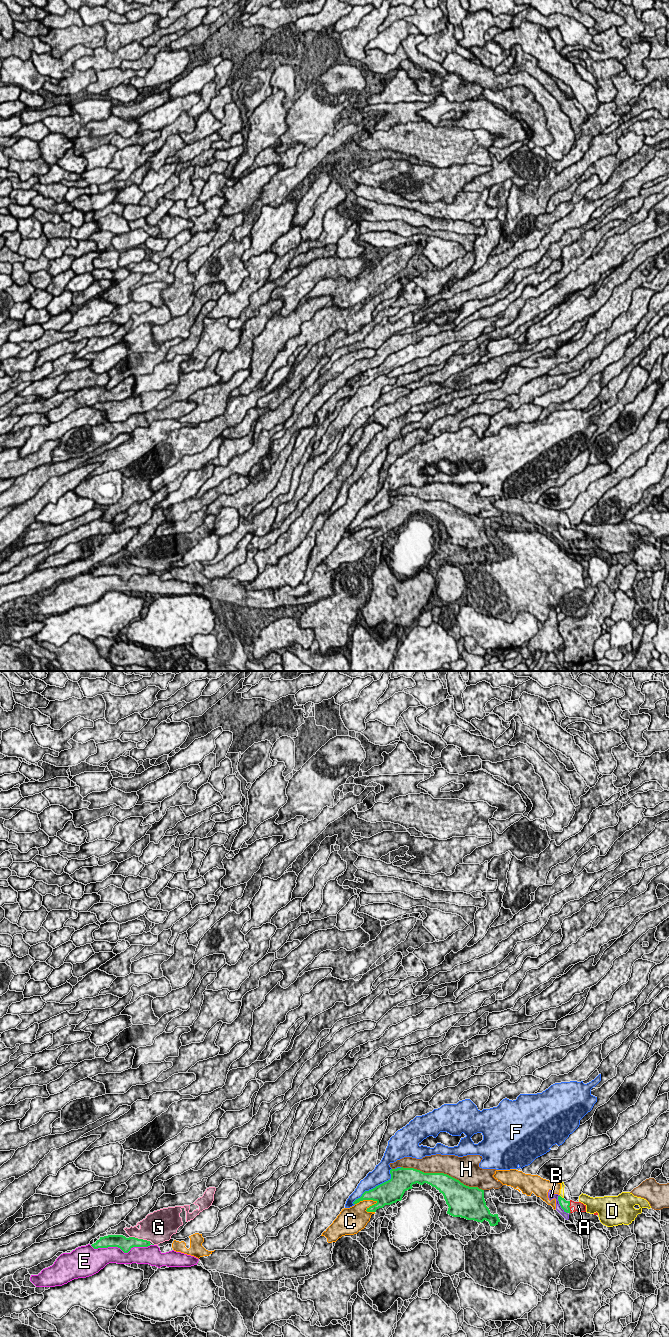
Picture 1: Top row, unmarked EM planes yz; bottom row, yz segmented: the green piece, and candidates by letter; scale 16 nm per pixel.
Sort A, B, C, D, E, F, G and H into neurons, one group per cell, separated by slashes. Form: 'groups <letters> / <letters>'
groups A / B C D / E / F / G / H

